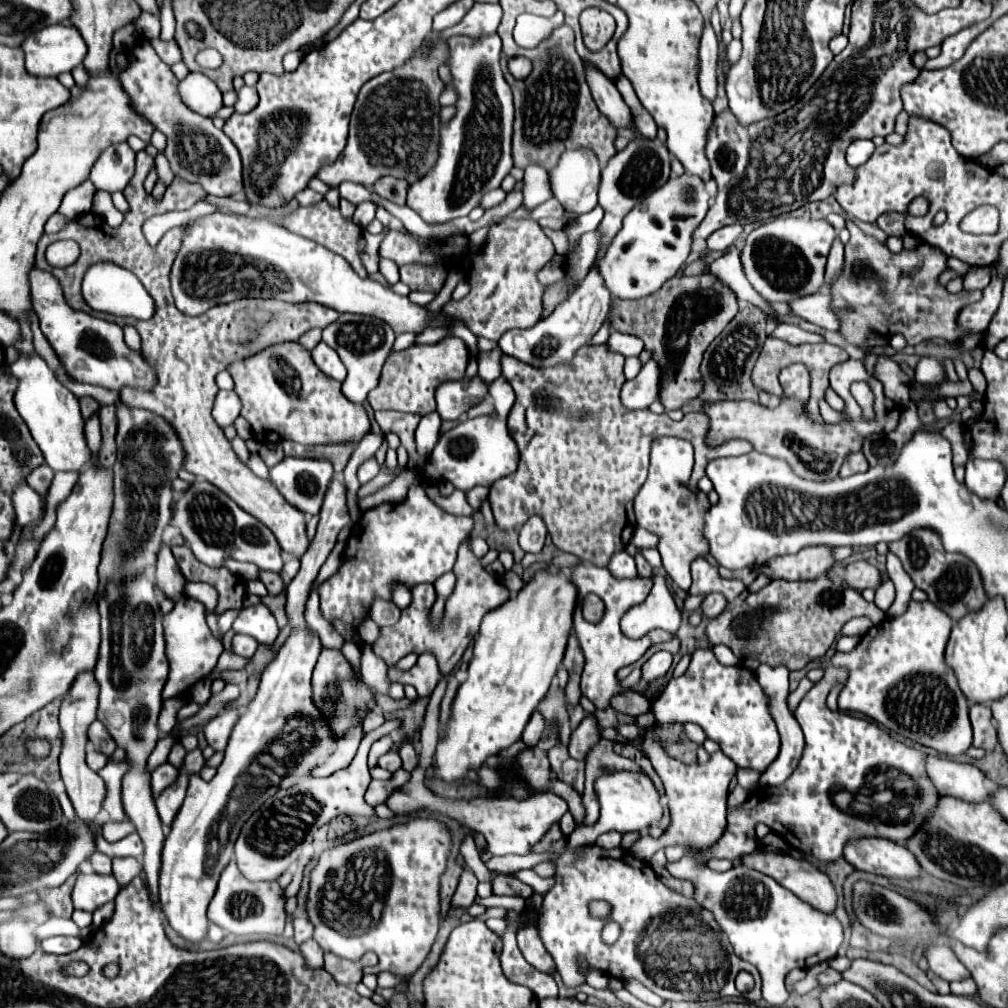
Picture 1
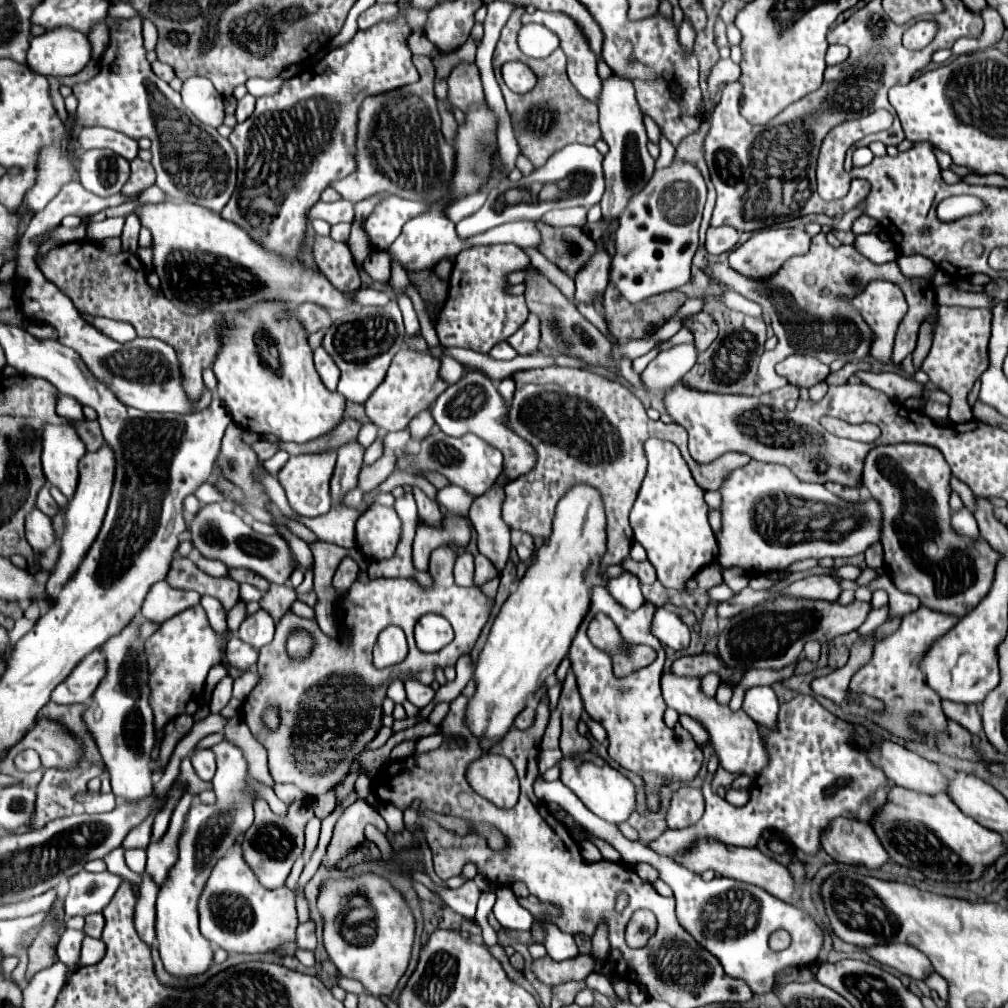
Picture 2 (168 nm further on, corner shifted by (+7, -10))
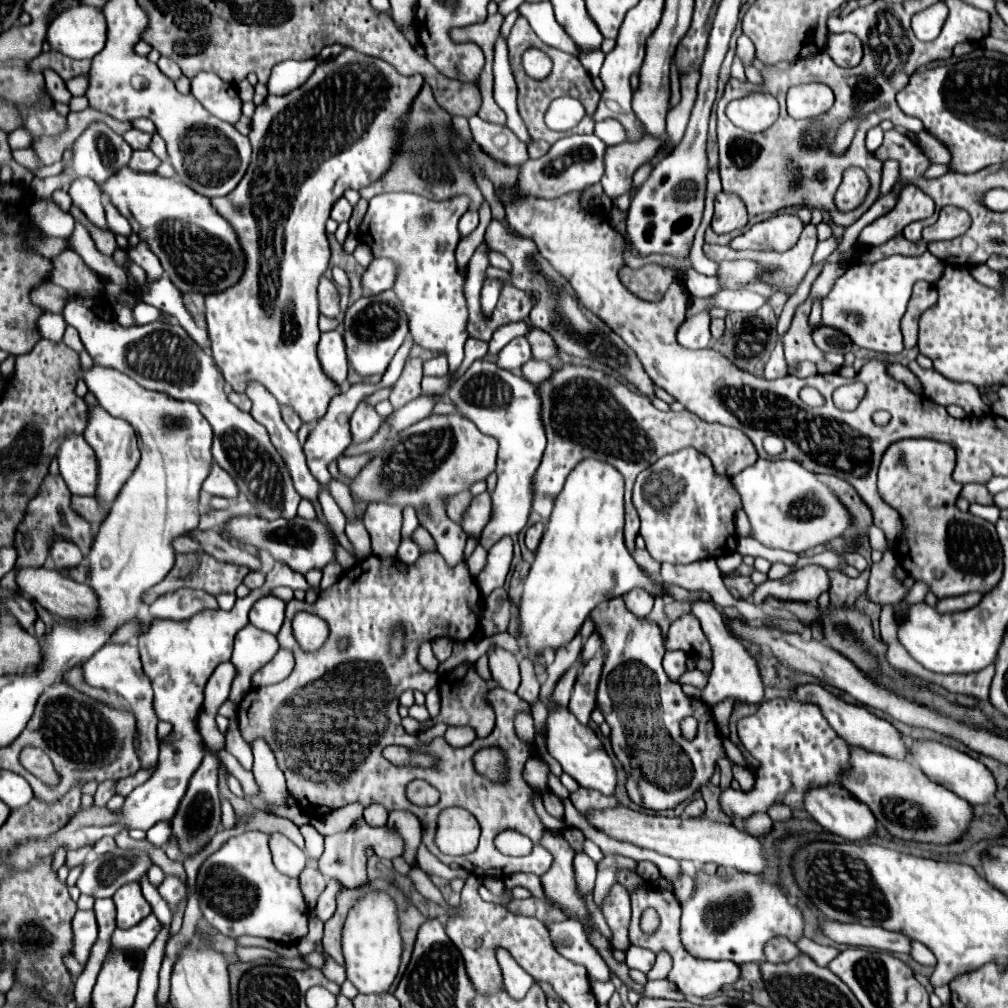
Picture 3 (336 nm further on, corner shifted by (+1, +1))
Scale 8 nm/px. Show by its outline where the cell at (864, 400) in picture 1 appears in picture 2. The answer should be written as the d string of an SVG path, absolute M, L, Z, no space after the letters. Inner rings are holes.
M898 443L876 447L868 453L864 465L864 487L870 491L872 499L882 503L882 545L884 545L884 567L890 573L892 583L904 593L912 593L922 605L964 617L972 611L990 591L994 581L994 567L998 553L982 539L966 539L966 535L954 535L950 527L950 467L938 449L916 443Z

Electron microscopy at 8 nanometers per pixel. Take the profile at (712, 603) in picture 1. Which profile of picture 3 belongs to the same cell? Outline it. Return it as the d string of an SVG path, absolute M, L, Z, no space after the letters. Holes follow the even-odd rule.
M810 564L780 580L766 580L752 592L752 602L762 604L766 598L784 602L812 602L830 590L830 576L824 566Z

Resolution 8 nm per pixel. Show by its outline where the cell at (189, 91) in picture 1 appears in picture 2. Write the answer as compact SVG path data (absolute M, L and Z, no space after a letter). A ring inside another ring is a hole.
M206 77L186 79L180 93L186 109L190 109L198 121L210 127L220 127L224 123L224 97L218 95Z

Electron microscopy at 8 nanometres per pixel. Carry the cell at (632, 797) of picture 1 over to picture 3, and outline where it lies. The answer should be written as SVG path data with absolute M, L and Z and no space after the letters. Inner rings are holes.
M556 708L554 712L548 714L546 746L548 746L548 752L560 762L562 770L566 774L570 774L582 788L598 790L604 796L612 796L614 794L618 778L616 778L616 768L614 768L612 758L602 748L602 742L594 734L594 730L590 726L582 726L568 710Z

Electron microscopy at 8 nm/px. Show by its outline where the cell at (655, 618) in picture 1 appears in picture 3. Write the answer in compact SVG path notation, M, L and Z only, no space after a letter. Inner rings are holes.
M682 614L678 620L674 620L670 625L666 637L666 650L676 650L676 648L684 650L690 656L692 654L702 654L702 656L710 658L708 640L706 640L696 616ZM694 636L696 636L696 644L694 644Z

